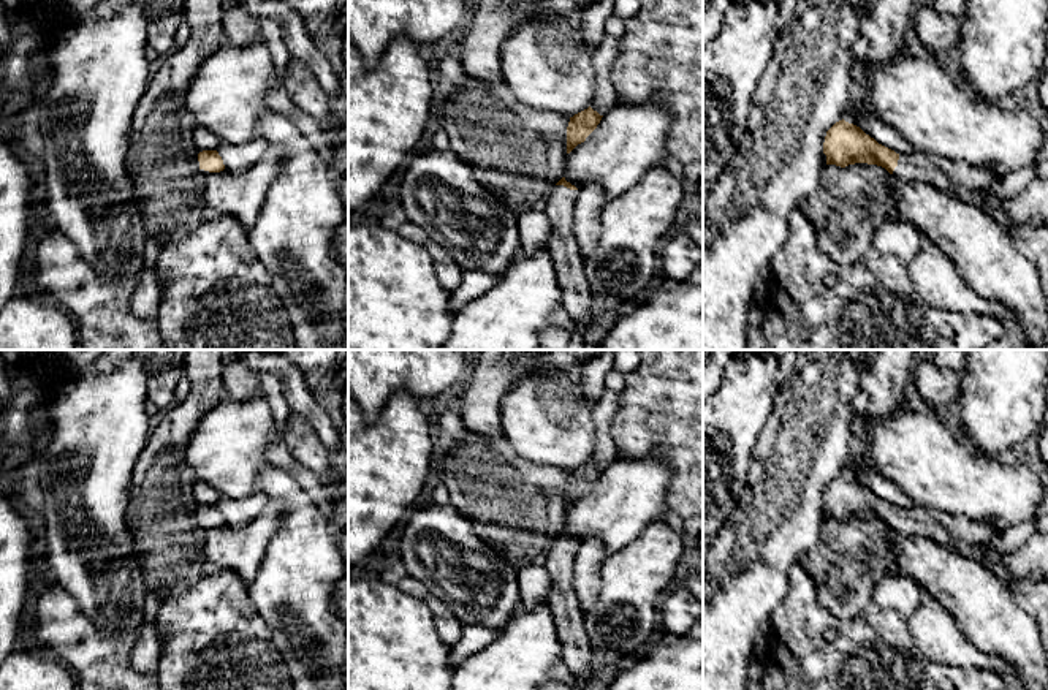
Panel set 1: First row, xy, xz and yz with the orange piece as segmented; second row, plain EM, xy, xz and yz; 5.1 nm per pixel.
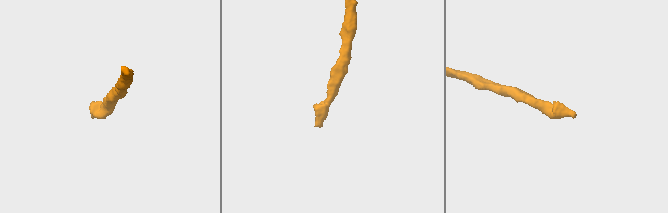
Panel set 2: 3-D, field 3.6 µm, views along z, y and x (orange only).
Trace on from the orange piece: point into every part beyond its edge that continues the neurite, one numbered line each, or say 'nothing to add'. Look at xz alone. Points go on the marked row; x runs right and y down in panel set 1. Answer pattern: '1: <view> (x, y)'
1: xz (577, 299)

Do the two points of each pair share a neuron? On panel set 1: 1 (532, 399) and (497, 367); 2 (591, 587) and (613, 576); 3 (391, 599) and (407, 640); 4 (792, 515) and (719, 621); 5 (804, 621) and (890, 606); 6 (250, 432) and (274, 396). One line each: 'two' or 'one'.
1: two
2: two
3: one
4: one
5: one
6: two

